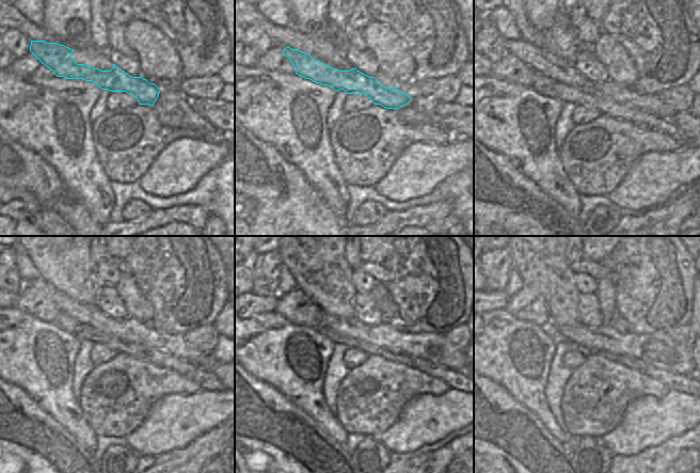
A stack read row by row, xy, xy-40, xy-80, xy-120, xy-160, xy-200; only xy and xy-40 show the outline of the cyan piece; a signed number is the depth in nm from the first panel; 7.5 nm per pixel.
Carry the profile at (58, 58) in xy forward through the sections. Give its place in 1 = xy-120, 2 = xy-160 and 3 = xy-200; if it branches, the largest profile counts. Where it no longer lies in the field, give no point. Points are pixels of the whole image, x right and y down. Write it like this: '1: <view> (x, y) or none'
1: xy-120 (173, 343)
2: xy-160 (418, 346)
3: xy-200 (659, 348)

